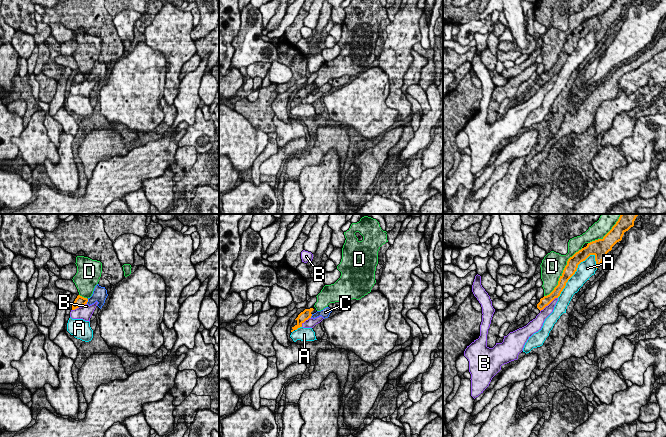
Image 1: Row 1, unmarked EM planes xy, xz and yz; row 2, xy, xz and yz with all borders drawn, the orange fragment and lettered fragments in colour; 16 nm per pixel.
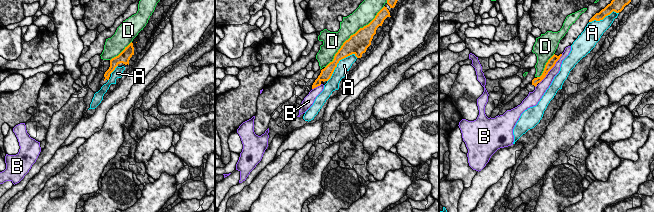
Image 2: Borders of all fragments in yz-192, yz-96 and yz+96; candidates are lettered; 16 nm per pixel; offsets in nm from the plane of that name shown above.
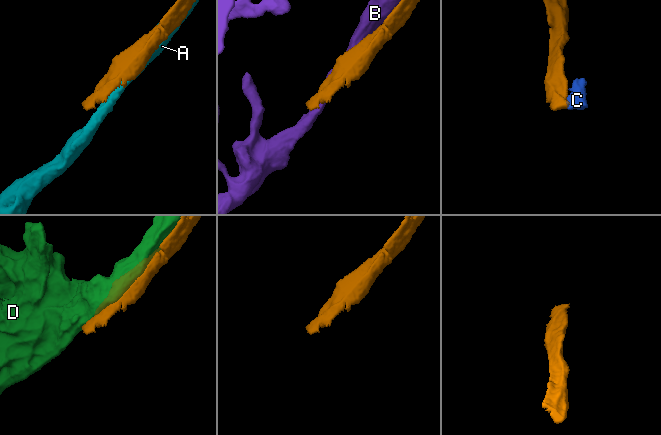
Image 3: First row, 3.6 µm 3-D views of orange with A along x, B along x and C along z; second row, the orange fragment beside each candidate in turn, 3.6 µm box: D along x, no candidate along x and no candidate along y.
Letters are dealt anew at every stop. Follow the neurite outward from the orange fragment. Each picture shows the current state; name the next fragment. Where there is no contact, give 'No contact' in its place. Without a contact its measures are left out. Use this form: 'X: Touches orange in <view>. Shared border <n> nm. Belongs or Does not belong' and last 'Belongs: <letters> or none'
A: Touches orange in yz. Shared border 900 nm. Does not belong
B: Touches orange in yz. Shared border 360 nm. Does not belong
C: Touches orange in xy. Shared border 90 nm. Does not belong
D: Touches orange in yz. Shared border 1000 nm. Does not belong
Belongs: none

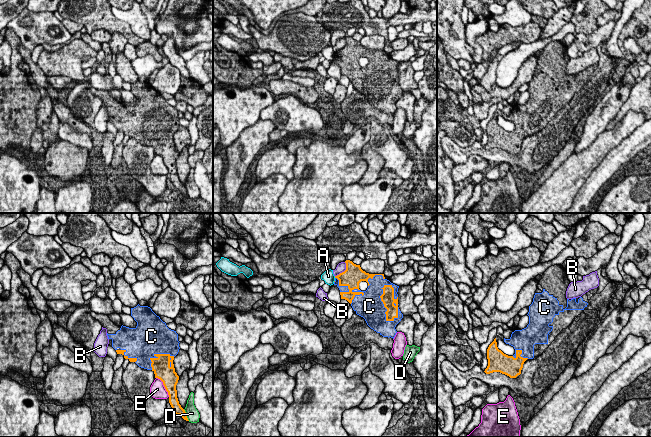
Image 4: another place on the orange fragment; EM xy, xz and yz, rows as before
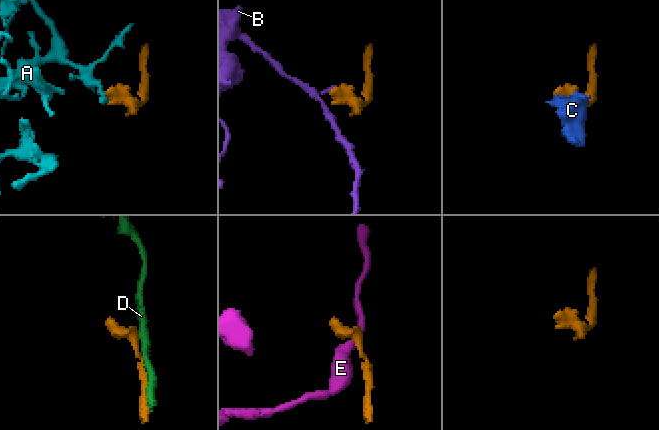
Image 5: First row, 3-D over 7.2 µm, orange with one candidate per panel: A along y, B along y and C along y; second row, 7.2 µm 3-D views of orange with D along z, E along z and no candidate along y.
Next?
A: No contact. Does not belong
B: Touches orange in xz. Shared border 300 nm. Does not belong
C: Touches orange in xz. Shared border 650 nm. Belongs
D: Touches orange in xy. Shared border 220 nm. Does not belong
E: Touches orange in xy. Shared border 380 nm. Does not belong
Belongs: C

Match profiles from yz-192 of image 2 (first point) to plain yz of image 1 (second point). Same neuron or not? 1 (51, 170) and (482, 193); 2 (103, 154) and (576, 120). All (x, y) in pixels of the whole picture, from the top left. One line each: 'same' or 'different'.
1: same
2: different

